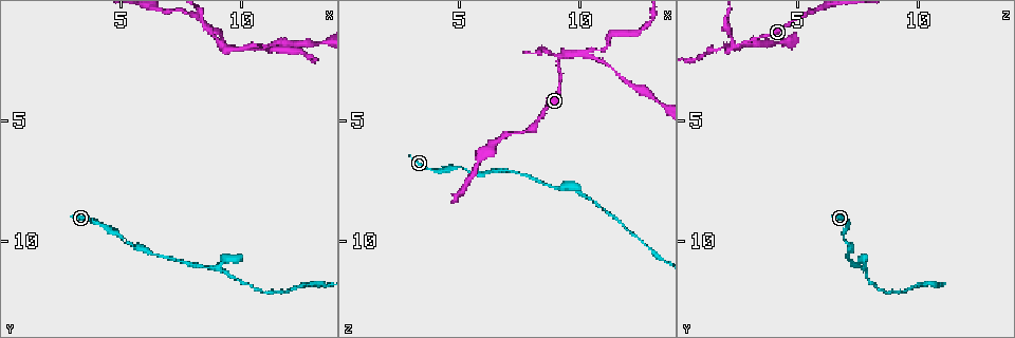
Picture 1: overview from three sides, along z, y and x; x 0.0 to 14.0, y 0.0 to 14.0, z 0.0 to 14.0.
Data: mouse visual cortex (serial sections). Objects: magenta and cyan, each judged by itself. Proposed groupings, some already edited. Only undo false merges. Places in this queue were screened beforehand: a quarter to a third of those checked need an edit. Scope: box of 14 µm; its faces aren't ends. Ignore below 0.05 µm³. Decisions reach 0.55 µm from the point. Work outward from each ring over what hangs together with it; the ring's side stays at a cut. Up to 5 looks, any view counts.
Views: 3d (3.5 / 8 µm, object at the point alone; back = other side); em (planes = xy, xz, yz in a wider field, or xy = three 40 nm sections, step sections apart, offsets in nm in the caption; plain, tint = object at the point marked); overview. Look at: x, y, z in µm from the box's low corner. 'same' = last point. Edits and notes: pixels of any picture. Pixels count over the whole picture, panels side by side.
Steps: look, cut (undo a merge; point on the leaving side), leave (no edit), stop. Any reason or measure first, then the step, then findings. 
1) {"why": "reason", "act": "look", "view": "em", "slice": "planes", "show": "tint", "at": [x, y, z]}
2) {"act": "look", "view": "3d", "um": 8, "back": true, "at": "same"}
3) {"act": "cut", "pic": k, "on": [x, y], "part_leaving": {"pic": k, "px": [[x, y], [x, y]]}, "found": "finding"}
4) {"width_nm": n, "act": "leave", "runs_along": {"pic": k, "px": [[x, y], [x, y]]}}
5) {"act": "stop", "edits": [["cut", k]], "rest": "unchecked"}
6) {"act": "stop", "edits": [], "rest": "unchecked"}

{"why": "branch point", "act": "look", "view": "3d", "um": 3.5, "at": [10.1, 2.0, 2.2]}

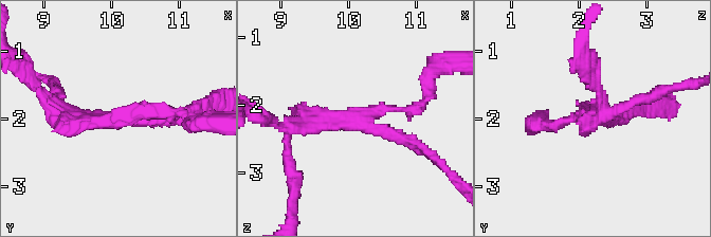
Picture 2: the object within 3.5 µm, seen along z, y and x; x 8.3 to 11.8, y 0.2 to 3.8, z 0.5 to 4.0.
{"why": "need the tissue", "act": "look", "view": "em", "slice": "xy", "step": 1, "show": "tint", "at": [10.15, 2.00, 2.25]}

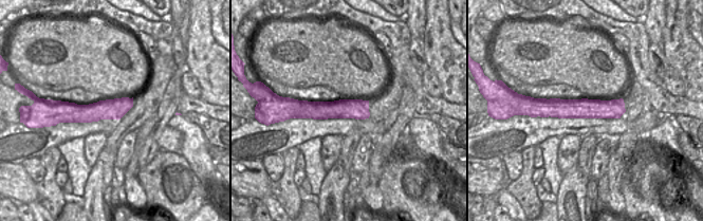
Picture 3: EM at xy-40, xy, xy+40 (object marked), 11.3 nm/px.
{"width_nm": 240, "act": "cut", "pic": 2, "on": [404, 138], "border": {"pic": 3, "px": [[298, 100], [300, 116], [339, 117]]}, "found": "a second cell is stuck on"}

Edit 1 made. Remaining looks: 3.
{"why": "three arms meet", "act": "look", "view": "3d", "um": 3.5, "at": [9.1, 11.0, 7.8]}

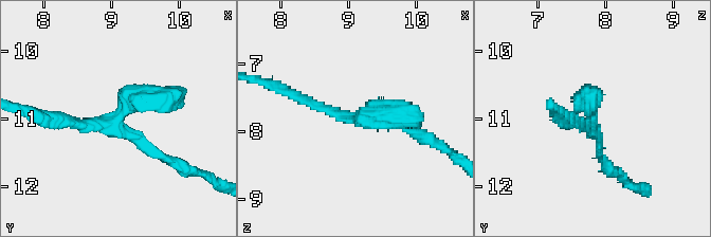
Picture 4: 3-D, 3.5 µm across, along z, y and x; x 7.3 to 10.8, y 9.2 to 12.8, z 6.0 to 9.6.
{"arms": 3, "arm_widths_nm": [150, 150, 350], "act": "look", "view": "em", "slice": "xy", "step": 3, "show": "plain", "at": [9.05, 11.10, 7.80]}

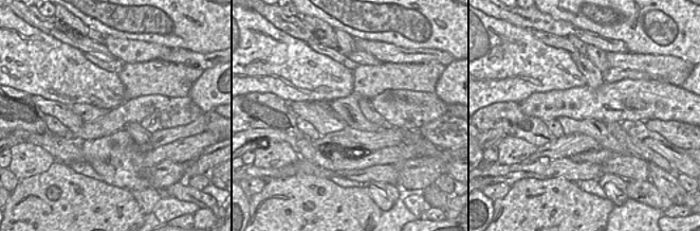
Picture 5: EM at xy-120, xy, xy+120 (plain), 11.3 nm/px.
{"why": "where the object lies", "act": "look", "view": "em", "slice": "xy", "step": 3, "show": "tint", "at": "same"}

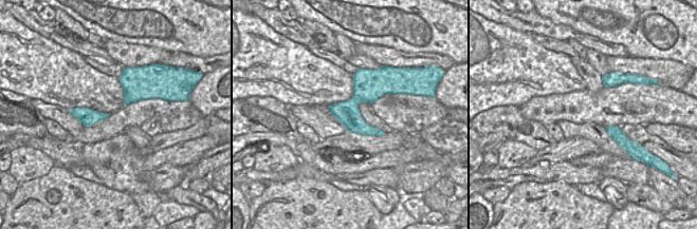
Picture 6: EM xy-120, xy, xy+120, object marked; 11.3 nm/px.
{"act": "leave", "runs_along": {"pic": 4, "px": [[50, 120], [114, 123], [172, 161]]}, "found": "all the same cell"}

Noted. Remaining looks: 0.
{"act": "stop", "edits": [["cut", 2]], "rest": "unchecked"}

